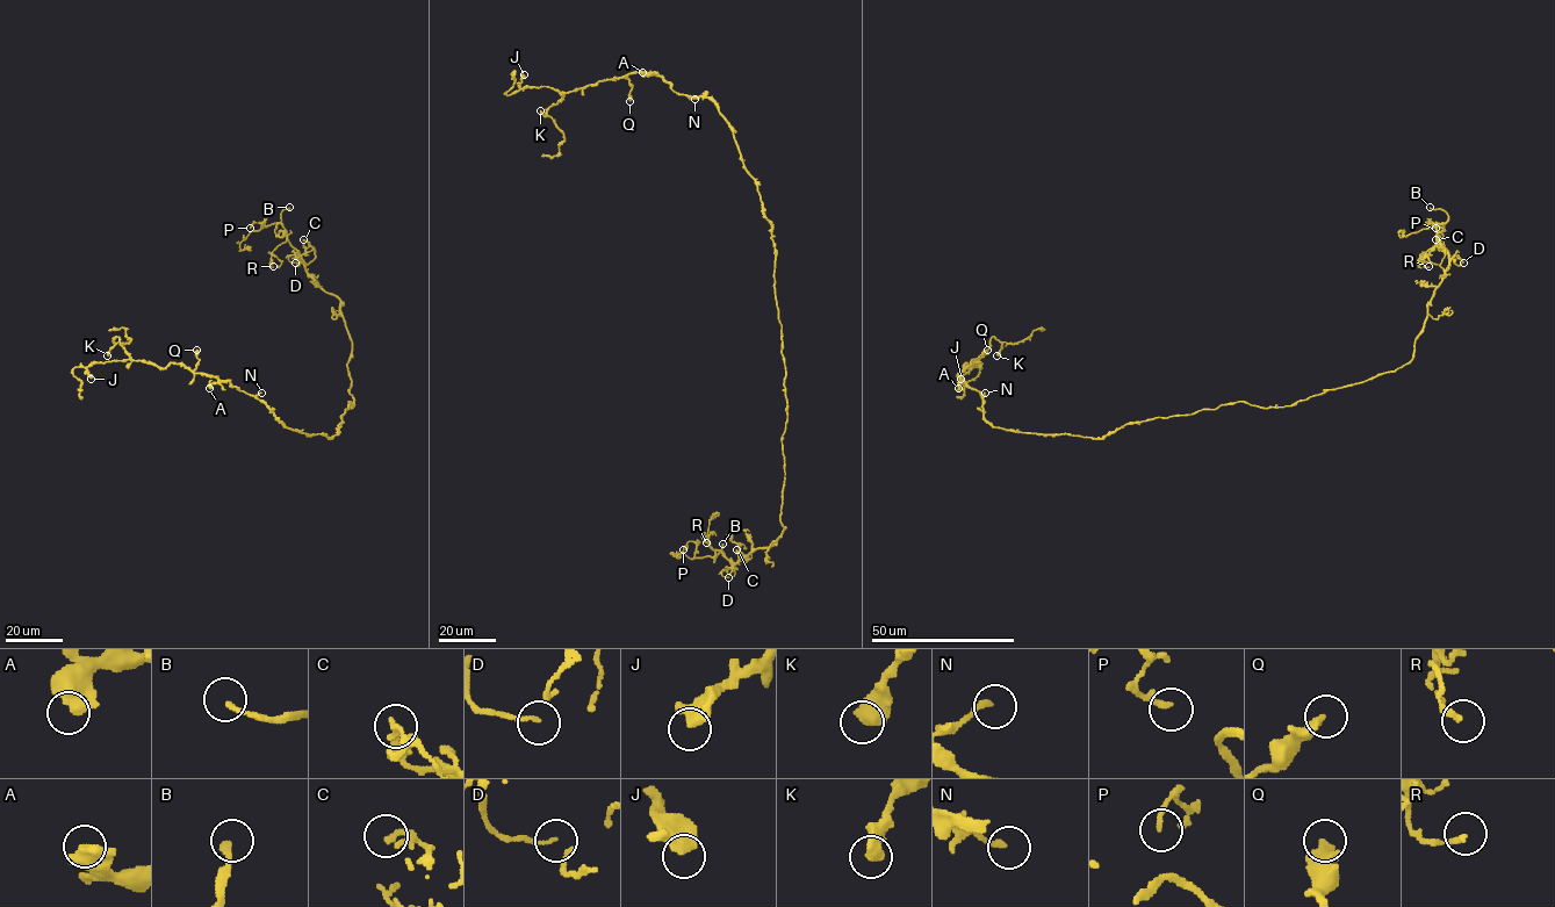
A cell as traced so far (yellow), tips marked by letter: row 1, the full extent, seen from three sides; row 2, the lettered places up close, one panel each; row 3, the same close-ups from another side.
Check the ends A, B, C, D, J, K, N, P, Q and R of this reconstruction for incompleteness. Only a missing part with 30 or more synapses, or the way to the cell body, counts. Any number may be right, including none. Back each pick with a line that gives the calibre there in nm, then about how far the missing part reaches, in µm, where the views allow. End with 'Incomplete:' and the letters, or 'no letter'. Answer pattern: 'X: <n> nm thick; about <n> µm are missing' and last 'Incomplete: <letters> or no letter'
B: 200 nm thick; about 45 µm are missing
Incomplete: B

